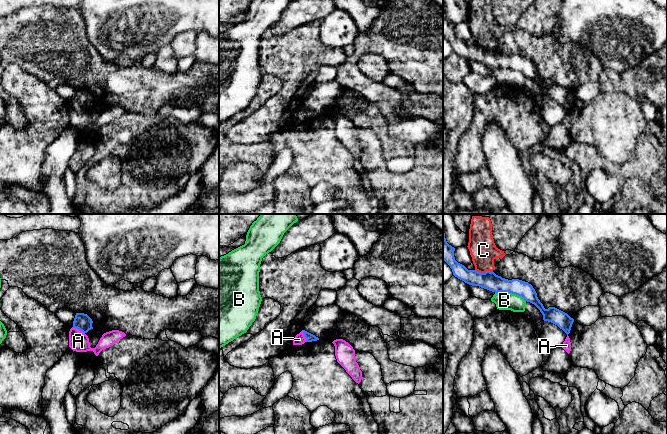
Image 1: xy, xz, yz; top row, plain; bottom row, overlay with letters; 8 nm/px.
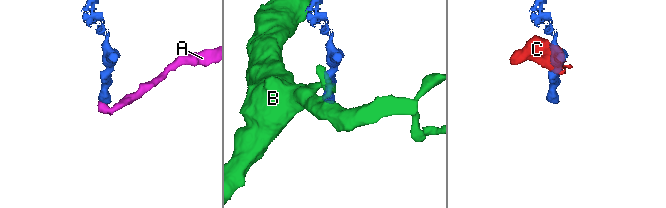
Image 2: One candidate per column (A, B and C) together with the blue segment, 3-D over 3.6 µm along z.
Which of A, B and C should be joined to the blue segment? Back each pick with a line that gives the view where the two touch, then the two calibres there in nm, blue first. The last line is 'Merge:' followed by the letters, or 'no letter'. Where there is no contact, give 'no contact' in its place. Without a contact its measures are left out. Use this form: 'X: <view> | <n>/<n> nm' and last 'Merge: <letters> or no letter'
Merge: no letter

